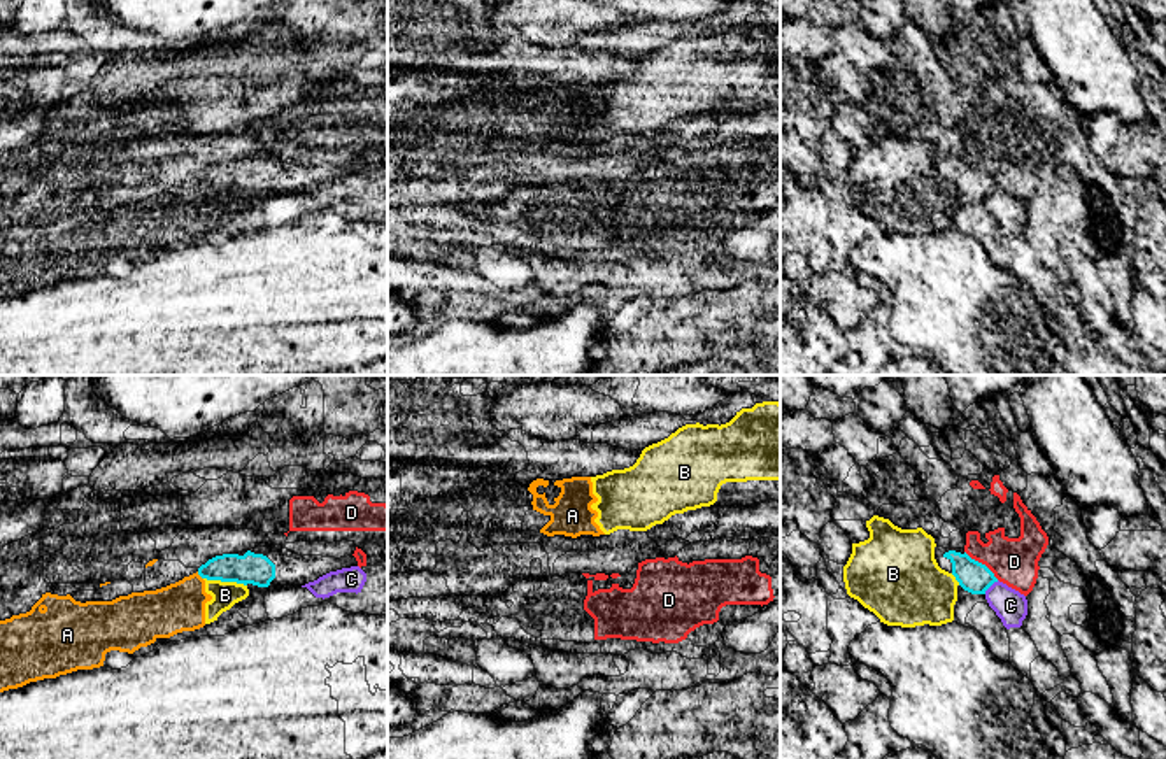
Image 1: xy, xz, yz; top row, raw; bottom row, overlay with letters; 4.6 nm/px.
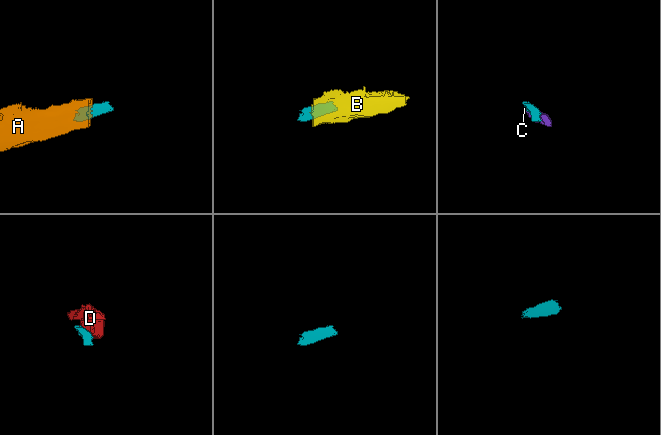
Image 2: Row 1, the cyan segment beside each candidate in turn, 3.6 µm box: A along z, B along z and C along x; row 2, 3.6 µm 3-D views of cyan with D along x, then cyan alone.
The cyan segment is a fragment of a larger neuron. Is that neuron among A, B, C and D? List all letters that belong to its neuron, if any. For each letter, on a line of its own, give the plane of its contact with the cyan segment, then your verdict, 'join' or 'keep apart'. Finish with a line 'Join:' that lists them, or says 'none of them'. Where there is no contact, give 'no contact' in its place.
A: contact in xy; keep apart
B: contact in xy; keep apart
C: contact in yz; keep apart
D: contact in yz; keep apart
Join: none of them

